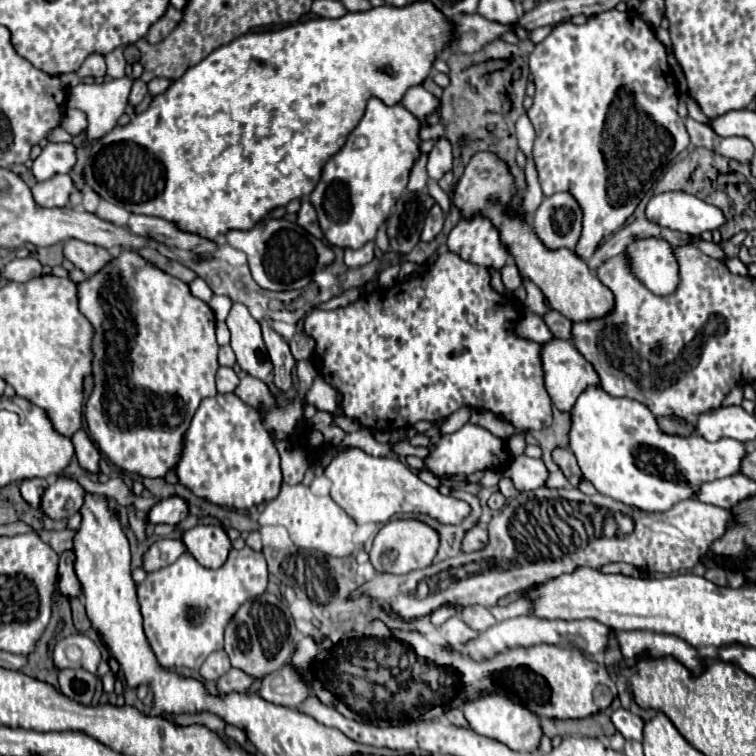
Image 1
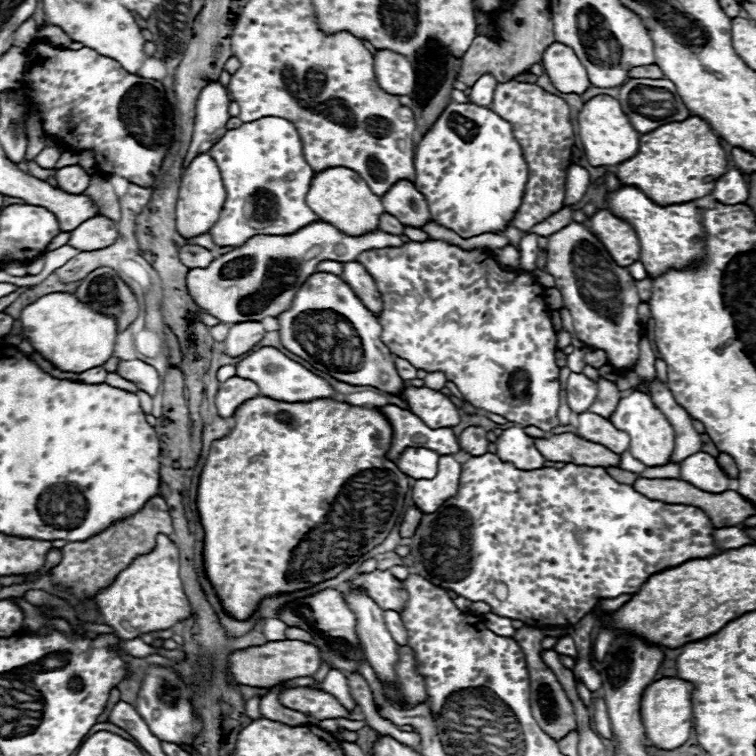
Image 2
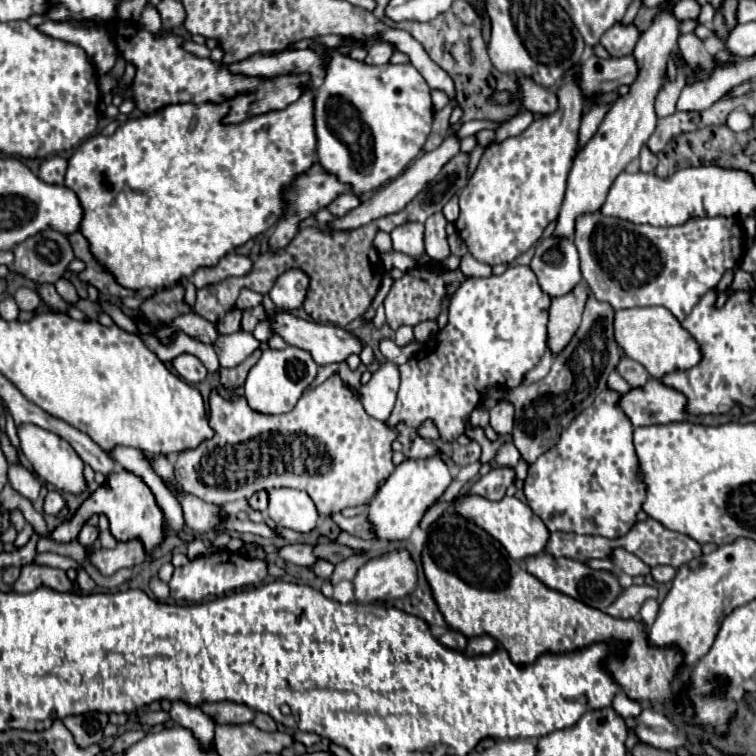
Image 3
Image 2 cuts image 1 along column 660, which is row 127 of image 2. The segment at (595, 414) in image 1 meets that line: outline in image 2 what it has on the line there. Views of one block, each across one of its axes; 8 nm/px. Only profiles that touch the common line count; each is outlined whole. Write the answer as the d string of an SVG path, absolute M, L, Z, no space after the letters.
M450 102L440 114L436 124L424 134L416 150L416 188L424 194L432 220L440 226L454 230L462 238L480 236L486 232L502 234L504 228L514 220L528 182L528 166L520 144L512 136L512 126L504 122L490 108L478 104Z

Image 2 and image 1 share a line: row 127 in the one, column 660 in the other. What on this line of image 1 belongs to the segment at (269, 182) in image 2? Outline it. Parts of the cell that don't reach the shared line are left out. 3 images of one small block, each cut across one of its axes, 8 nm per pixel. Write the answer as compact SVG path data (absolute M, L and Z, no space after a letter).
M648 238L648 240L636 240L626 248L626 254L632 258L632 270L638 276L638 280L652 290L654 294L670 294L678 286L678 264L672 256L672 246L664 240Z

